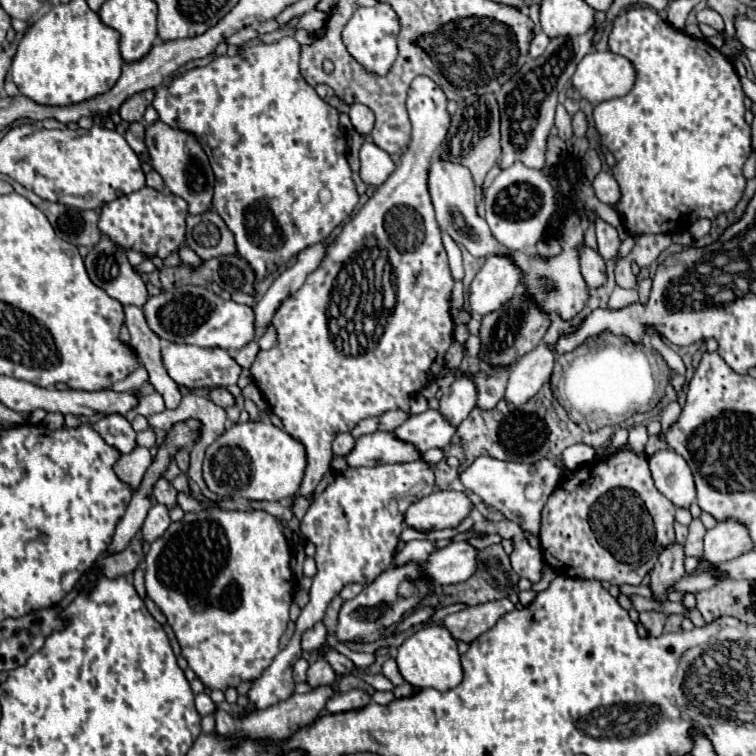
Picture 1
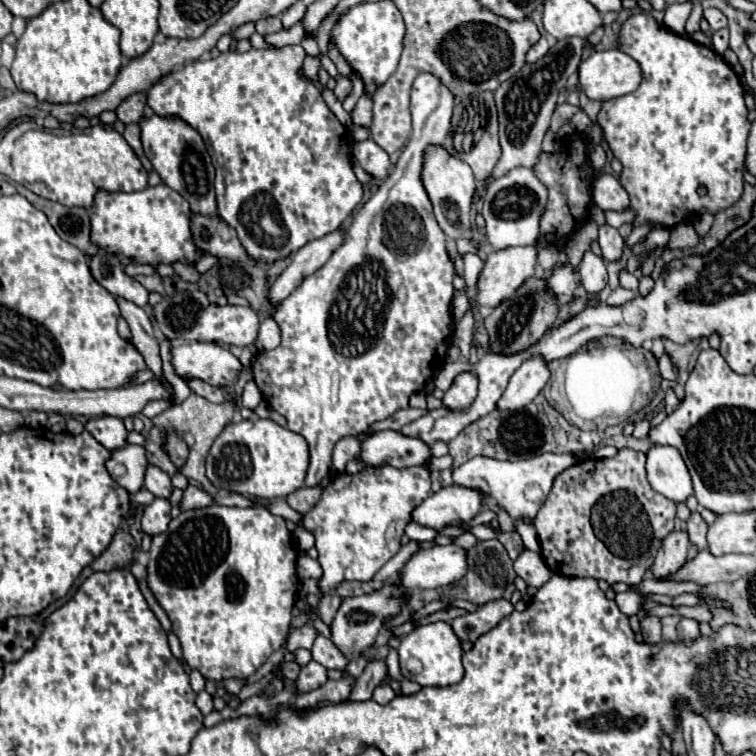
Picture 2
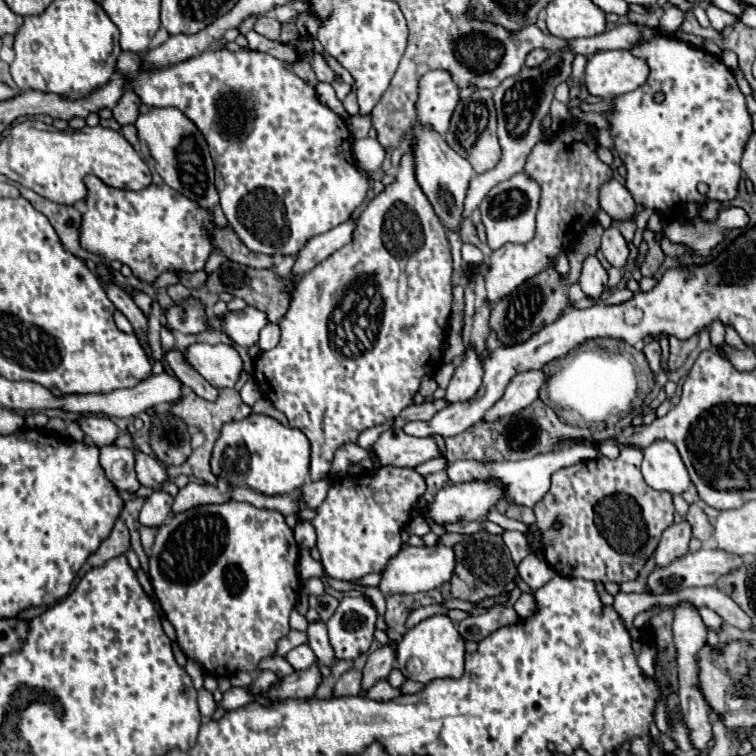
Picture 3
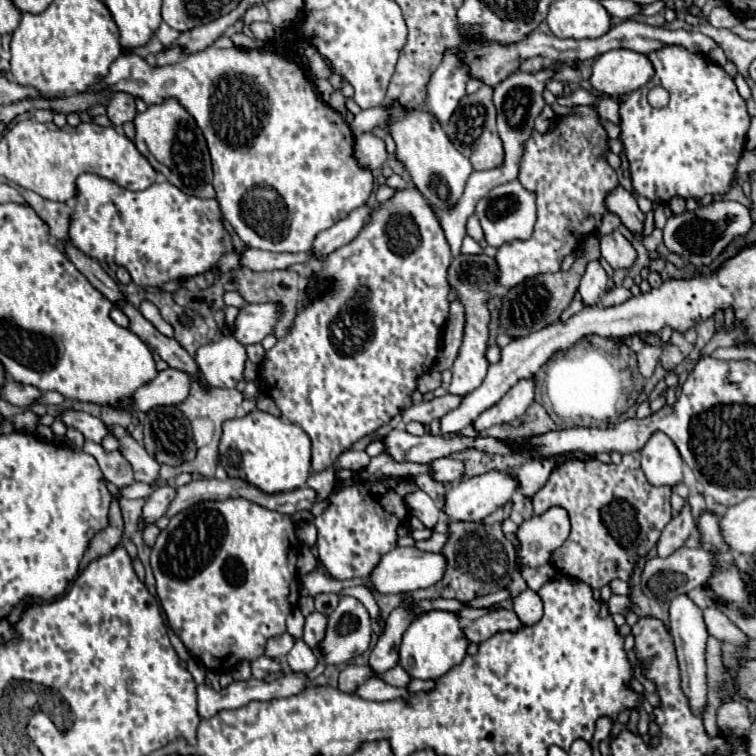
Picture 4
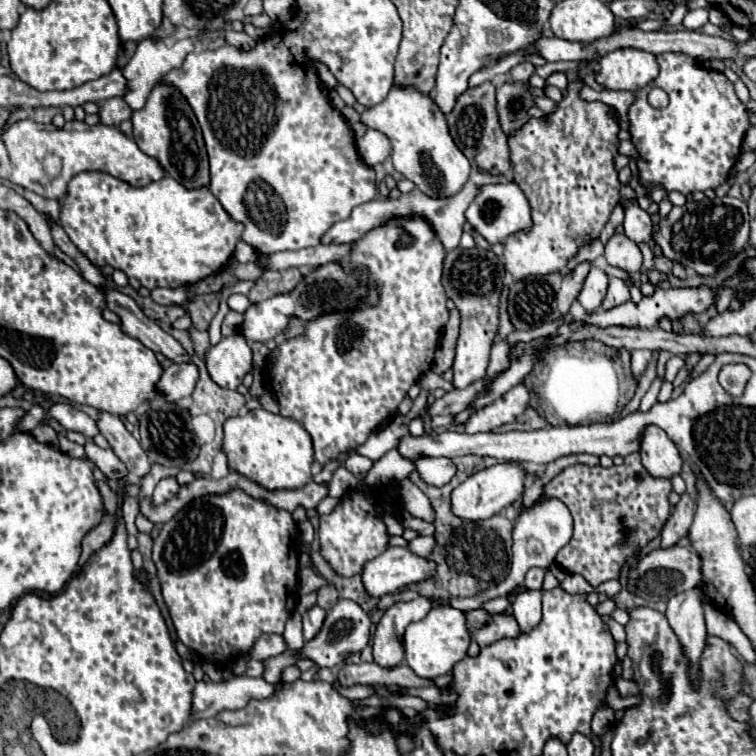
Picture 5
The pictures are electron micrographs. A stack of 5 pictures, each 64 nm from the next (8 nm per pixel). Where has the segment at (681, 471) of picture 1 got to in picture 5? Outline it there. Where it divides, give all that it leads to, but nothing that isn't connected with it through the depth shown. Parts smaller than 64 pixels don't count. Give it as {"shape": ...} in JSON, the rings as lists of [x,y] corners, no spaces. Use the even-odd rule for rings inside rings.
{"shape":[[[648,424],[644,428],[638,452],[642,456],[644,468],[654,478],[670,478],[674,474],[680,474],[680,468],[682,468],[680,452],[676,444],[668,438],[668,434],[658,426]]]}

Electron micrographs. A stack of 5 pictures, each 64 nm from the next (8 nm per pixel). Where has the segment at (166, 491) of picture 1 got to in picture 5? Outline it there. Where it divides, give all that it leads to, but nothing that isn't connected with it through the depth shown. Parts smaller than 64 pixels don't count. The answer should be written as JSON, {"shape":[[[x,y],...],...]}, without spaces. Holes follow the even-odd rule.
{"shape":[[[100,412],[96,426],[100,434],[108,440],[114,454],[124,462],[128,472],[136,478],[142,478],[150,470],[150,460],[138,440],[124,428],[122,420],[118,416],[112,416],[108,412]]]}

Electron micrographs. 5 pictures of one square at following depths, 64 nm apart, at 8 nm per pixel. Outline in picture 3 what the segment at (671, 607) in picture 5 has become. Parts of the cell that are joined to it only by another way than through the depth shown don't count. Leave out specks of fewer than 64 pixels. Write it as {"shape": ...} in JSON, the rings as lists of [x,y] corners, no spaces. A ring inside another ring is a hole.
{"shape":[[[678,602],[674,606],[674,622],[672,622],[672,632],[674,632],[674,646],[676,646],[676,662],[678,662],[678,696],[680,696],[680,704],[682,704],[682,712],[684,712],[684,720],[690,728],[690,736],[694,746],[702,752],[706,750],[710,738],[712,738],[712,726],[708,720],[708,712],[710,706],[698,686],[698,652],[704,648],[706,644],[706,626],[698,614],[698,608],[690,602]]]}

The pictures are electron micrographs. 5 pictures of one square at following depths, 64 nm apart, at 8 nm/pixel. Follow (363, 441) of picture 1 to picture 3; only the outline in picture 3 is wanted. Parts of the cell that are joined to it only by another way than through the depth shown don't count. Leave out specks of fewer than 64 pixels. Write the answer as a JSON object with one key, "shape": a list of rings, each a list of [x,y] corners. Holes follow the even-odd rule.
{"shape":[[[388,430],[372,446],[372,452],[384,466],[414,468],[432,458],[440,458],[440,448],[434,438],[416,438],[404,430]]]}

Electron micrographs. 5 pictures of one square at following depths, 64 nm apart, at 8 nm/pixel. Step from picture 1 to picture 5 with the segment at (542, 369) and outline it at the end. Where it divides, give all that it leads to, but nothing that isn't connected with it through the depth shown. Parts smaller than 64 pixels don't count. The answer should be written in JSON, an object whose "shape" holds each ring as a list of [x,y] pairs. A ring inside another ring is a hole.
{"shape":[[[524,384],[514,386],[504,394],[504,398],[496,398],[492,406],[484,406],[484,410],[476,410],[468,422],[464,422],[464,432],[466,434],[476,434],[476,432],[490,432],[494,428],[500,428],[508,422],[514,422],[516,416],[520,416],[526,406],[528,406],[530,394],[524,388]]]}

